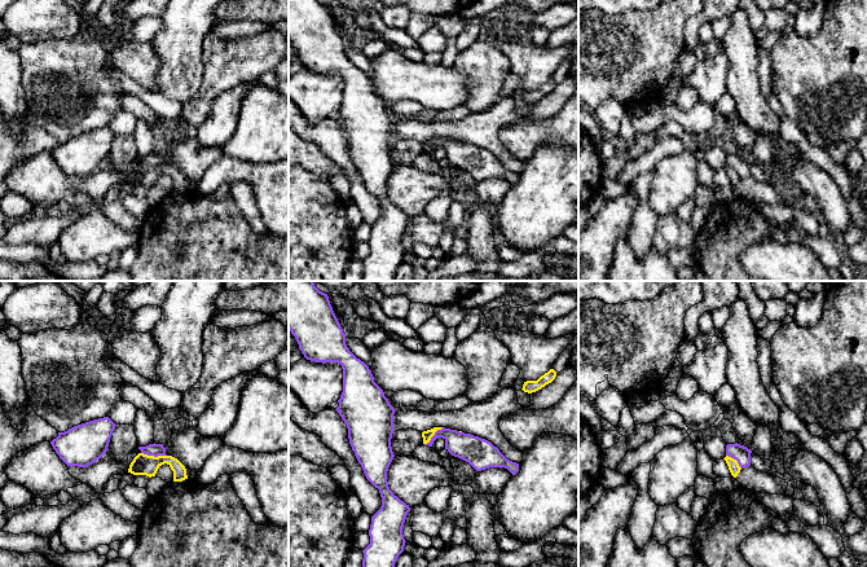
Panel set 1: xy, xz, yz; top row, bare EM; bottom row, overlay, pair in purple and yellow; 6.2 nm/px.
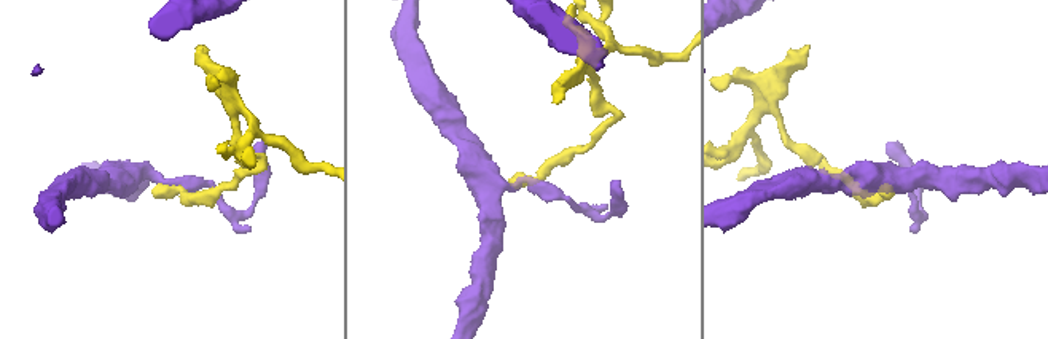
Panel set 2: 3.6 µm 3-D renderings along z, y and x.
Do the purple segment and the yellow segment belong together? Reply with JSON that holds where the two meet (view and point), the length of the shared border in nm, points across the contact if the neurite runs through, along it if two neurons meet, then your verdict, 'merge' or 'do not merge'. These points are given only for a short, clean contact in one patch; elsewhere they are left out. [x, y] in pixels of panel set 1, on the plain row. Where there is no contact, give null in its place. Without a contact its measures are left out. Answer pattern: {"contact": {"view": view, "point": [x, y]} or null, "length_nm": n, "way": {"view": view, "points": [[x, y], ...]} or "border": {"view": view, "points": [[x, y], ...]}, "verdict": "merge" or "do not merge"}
{"contact": {"view": "xy", "point": [154, 166]}, "length_nm": 160, "border": {"view": "xy", "points": [[141, 162], [149, 166], [166, 166]]}, "verdict": "do not merge"}

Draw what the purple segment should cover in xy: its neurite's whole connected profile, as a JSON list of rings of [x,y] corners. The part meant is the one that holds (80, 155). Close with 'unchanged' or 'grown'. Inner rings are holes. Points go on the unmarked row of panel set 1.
[[[109,127],[93,129],[58,142],[50,154],[67,176],[88,177],[106,163],[115,136]]] | unchanged

